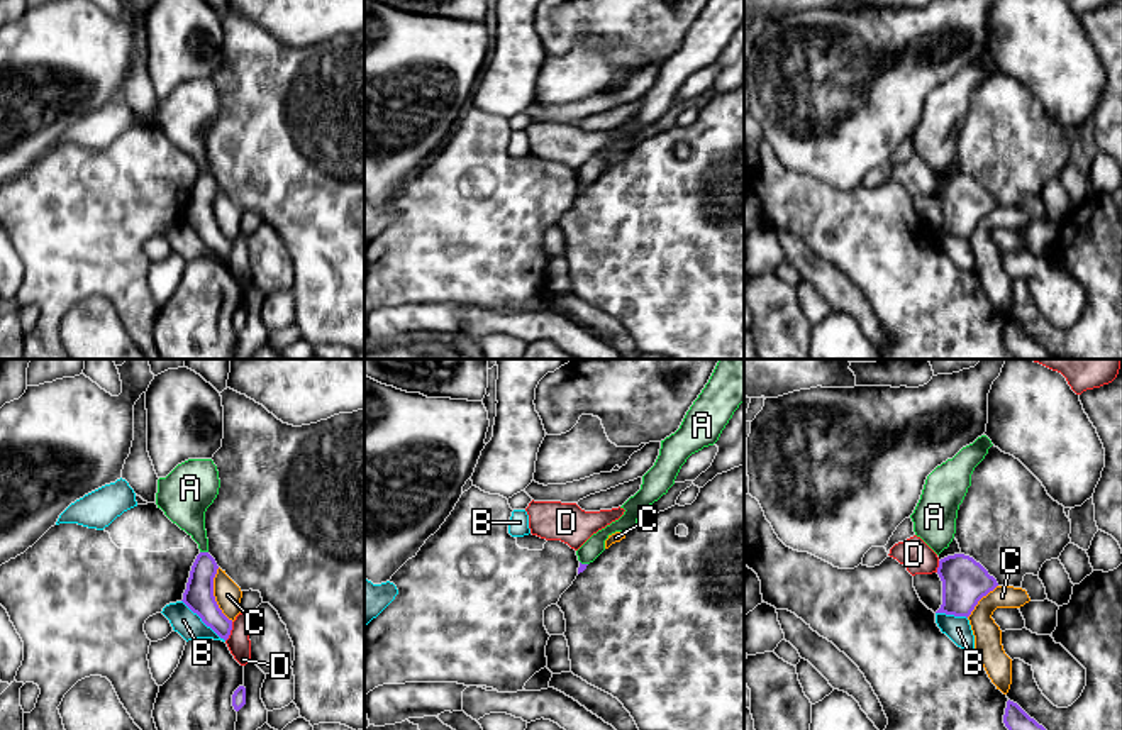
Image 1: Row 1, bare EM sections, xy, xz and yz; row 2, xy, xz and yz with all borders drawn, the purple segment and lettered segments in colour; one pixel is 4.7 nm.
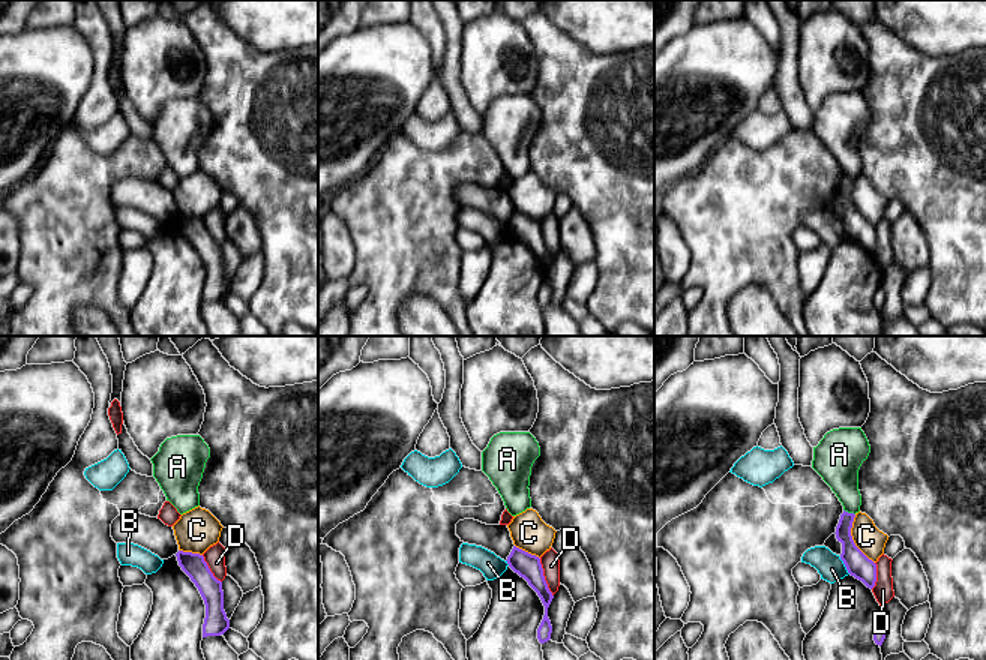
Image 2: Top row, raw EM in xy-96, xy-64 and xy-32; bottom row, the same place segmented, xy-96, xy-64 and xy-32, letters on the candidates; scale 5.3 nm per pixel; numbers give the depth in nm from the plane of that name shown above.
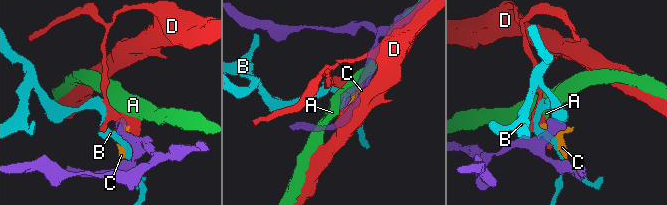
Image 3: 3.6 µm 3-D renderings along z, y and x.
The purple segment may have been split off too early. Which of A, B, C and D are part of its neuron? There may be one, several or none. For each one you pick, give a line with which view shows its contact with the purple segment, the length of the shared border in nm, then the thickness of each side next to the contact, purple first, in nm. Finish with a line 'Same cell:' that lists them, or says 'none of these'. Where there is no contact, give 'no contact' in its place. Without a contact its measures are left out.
Same cell: none of these

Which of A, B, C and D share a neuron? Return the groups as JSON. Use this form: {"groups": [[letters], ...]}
{"groups": [["A"], ["B"], ["C"], ["D"]]}

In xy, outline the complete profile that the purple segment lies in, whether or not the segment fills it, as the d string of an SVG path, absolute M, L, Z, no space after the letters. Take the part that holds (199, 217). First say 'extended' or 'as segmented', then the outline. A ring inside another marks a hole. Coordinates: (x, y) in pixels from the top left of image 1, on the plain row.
as segmented | M200 173L192 186L181 222L220 259L227 261L232 251L232 241L222 234L214 217L217 190L215 180L208 173Z

